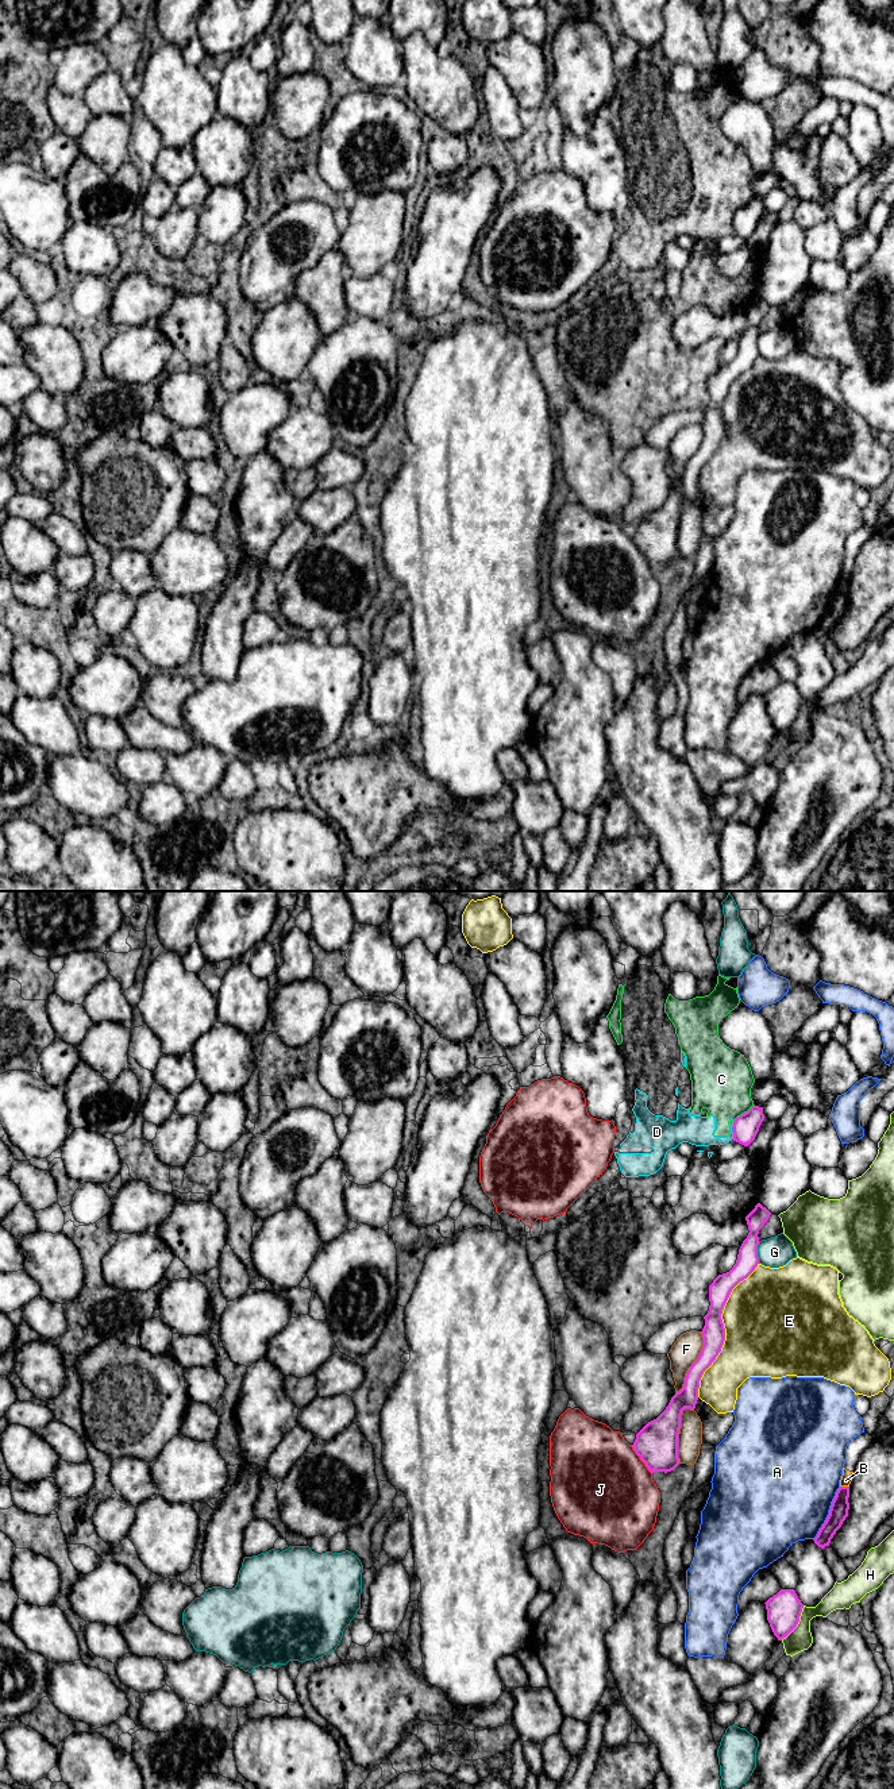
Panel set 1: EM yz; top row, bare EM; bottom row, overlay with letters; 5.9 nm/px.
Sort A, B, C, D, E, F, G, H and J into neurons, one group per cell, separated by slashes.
A / B / C D / E / F / G / H / J

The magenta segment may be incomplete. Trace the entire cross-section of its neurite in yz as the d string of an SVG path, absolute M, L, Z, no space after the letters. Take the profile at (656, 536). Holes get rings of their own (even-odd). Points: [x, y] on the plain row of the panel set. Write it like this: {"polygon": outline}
{"polygon": "M758 296L745 309L750 325L739 342L736 356L729 365L718 367L709 378L710 398L704 409L705 419L701 424L704 437L698 451L686 466L683 481L671 490L666 502L656 512L648 514L636 527L632 540L651 566L667 566L681 556L678 551L678 527L682 504L695 501L700 473L721 444L725 433L725 421L721 412L724 398L732 382L758 359L758 327L770 308L771 305Z"}

